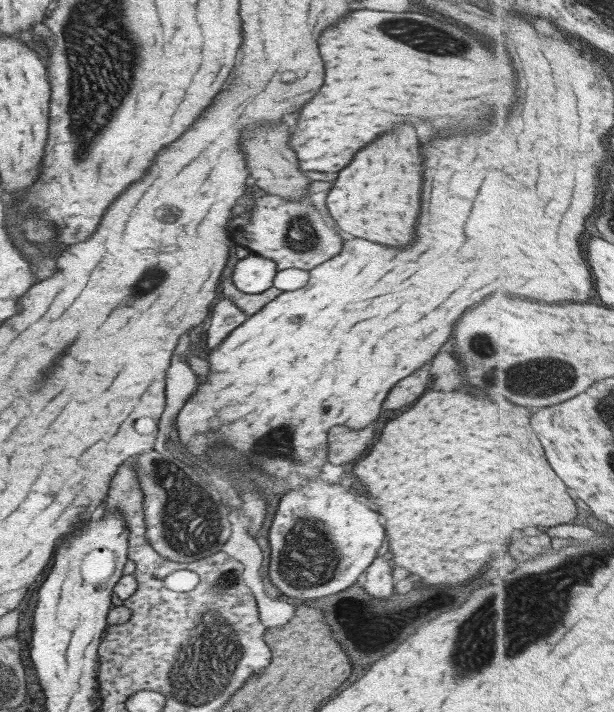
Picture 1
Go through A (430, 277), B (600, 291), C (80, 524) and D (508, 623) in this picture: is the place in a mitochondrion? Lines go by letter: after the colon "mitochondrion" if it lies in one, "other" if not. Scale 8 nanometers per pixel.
A: other
B: other
C: other
D: mitochondrion

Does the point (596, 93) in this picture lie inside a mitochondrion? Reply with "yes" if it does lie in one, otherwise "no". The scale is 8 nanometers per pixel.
no

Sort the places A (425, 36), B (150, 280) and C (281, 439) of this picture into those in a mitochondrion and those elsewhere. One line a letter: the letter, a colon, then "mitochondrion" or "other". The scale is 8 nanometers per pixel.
A: mitochondrion
B: mitochondrion
C: mitochondrion

